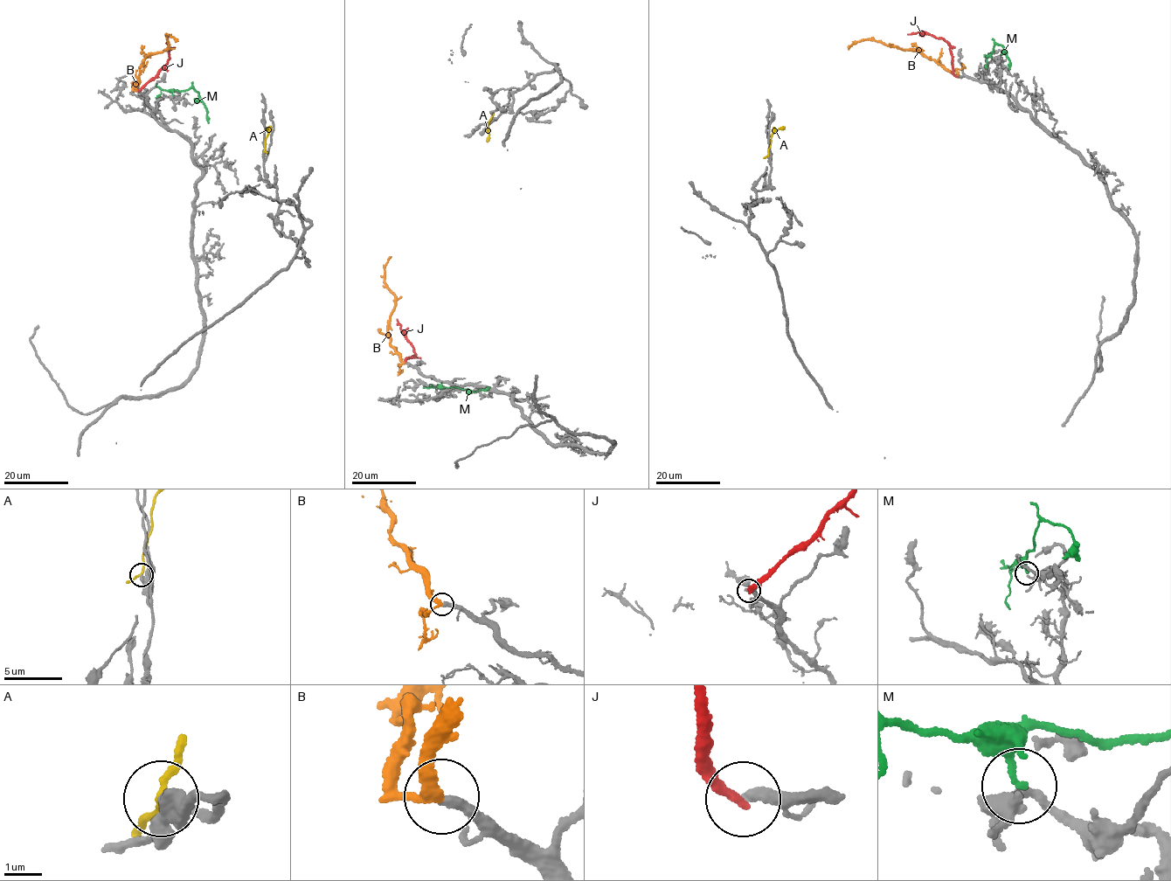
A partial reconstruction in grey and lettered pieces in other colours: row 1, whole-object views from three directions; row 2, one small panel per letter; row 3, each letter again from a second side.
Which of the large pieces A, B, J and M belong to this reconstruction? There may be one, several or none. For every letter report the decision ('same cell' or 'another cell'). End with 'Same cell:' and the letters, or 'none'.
A: another cell
B: same cell
J: another cell
M: another cell
Same cell: B

